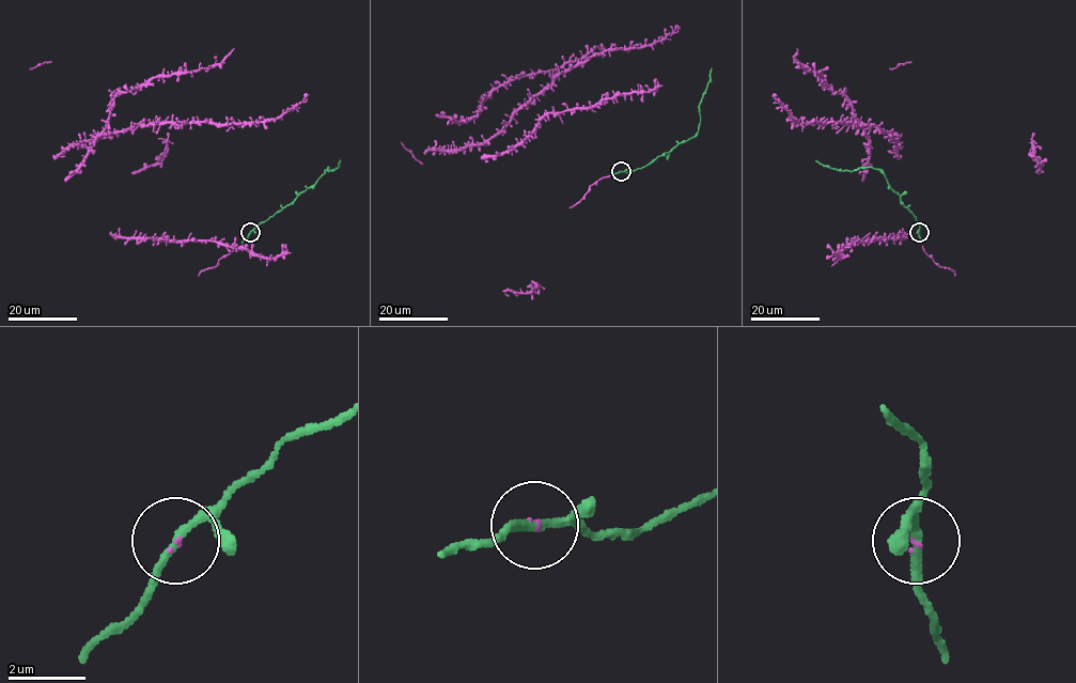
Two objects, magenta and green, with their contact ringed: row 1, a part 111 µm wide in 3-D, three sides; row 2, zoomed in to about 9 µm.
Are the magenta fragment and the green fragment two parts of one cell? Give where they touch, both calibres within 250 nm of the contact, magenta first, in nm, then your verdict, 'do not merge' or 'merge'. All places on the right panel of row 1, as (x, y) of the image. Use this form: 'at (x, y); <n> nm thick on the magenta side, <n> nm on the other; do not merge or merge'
at (919, 232); 60 nm thick on the magenta side, 200 nm on the other; merge

